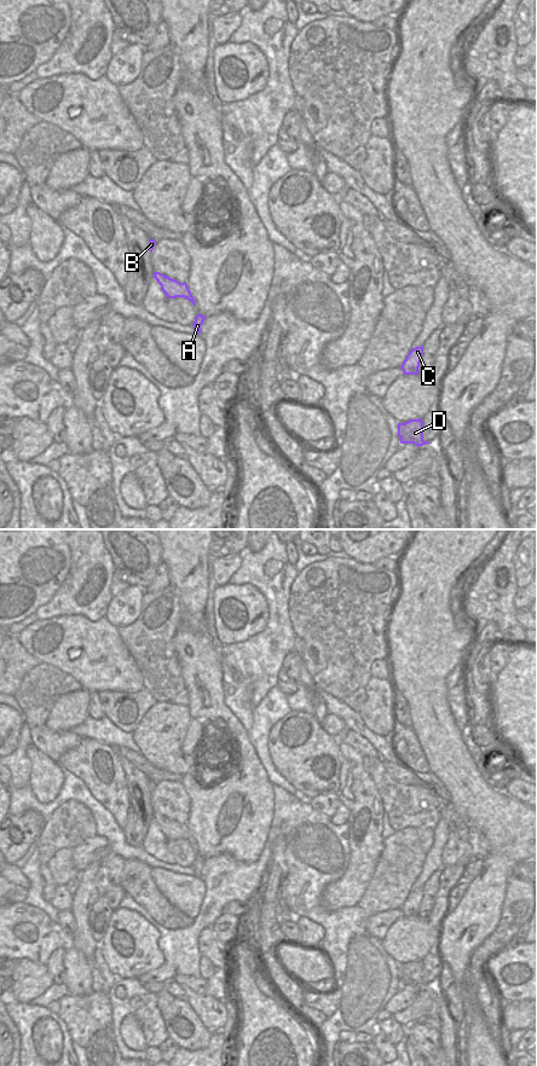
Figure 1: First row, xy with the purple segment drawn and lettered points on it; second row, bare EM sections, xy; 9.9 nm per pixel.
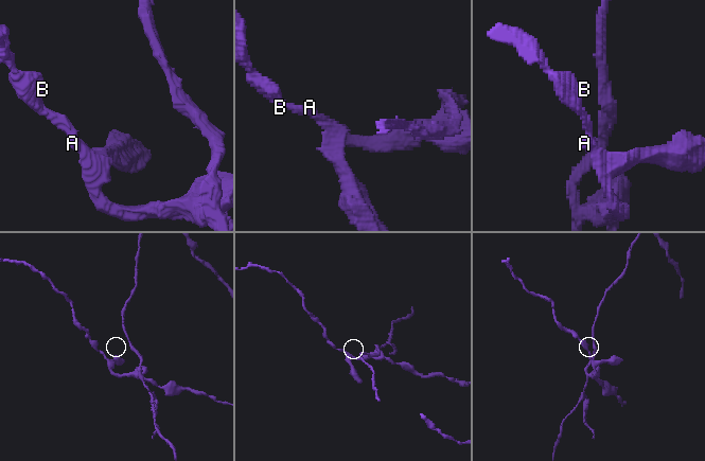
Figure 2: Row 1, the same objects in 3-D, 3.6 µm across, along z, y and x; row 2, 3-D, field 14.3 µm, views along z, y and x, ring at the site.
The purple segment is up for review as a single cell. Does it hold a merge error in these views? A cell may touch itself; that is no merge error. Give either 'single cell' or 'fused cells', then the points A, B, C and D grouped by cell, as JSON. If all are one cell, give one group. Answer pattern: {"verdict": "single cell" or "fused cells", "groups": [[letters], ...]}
{"verdict": "fused cells", "groups": [["A", "B", "D"], ["C"]]}

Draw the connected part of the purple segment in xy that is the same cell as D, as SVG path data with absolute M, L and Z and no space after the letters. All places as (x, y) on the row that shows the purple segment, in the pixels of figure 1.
M422 418L410 419L405 423L398 423L398 436L400 444L405 441L422 441L423 440L423 422Z

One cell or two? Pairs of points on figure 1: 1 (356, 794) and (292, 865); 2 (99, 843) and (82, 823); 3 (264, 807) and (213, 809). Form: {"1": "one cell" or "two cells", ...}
{"1": "two cells", "2": "two cells", "3": "one cell"}

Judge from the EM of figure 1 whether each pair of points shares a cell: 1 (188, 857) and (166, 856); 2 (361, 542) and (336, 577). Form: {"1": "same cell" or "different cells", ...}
{"1": "different cells", "2": "different cells"}

